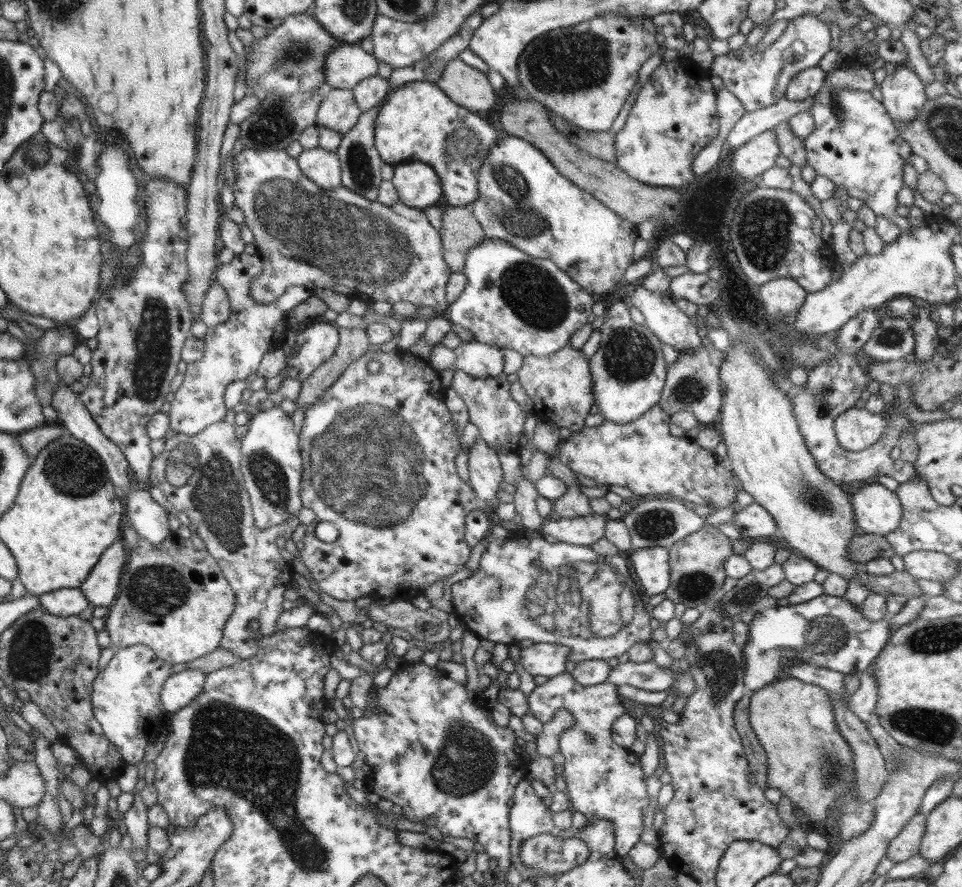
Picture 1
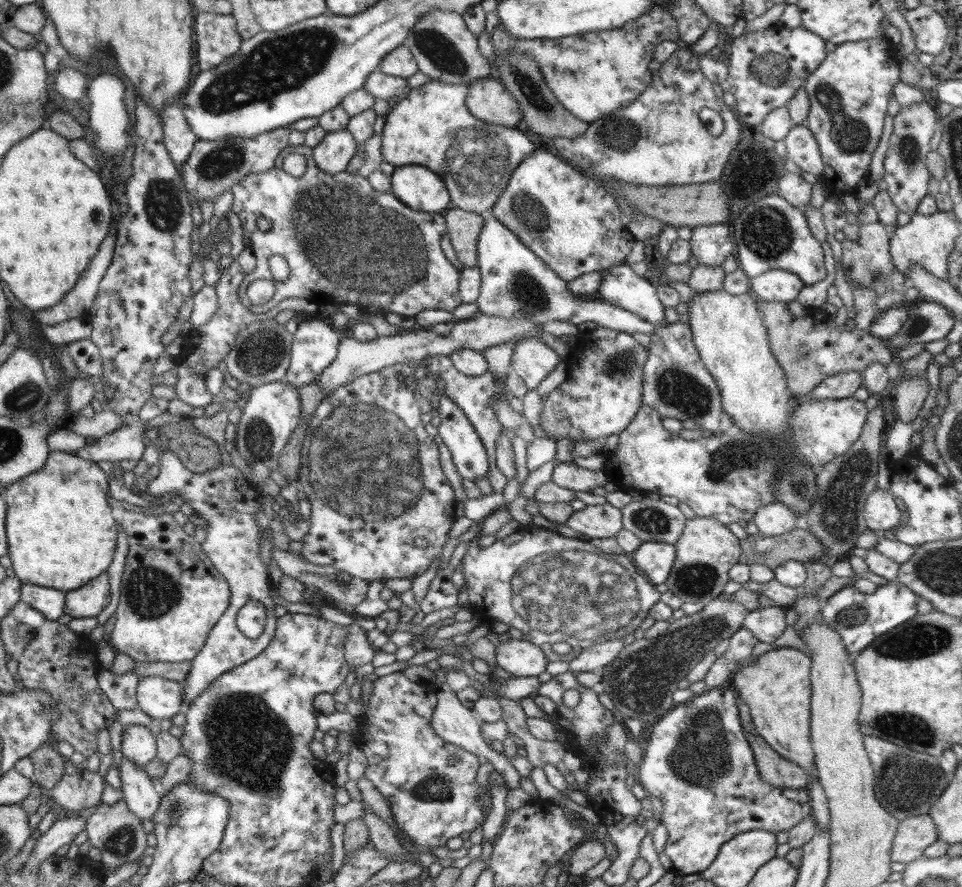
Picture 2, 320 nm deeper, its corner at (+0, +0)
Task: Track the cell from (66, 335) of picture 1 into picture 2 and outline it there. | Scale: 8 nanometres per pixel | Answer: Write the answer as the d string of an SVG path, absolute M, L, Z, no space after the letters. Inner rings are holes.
M113 220L109 226L109 233L101 240L100 246L98 247L98 254L92 258L90 264L82 271L80 278L75 282L72 290L69 290L63 297L62 302L58 302L51 308L44 308L44 310L38 310L34 312L33 318L42 325L55 325L68 319L76 317L84 317L85 313L92 307L94 299L97 297L96 293L99 289L99 284L102 278L104 278L107 268L110 266L113 252L115 249L115 242L117 239L117 224L113 223Z

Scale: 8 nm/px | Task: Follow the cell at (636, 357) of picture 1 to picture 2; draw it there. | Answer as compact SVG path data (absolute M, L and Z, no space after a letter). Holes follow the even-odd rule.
M603 326L578 332L577 343L566 360L569 375L547 397L542 397L539 425L555 441L563 438L587 441L619 434L643 405L643 368L647 358L646 347L626 332Z

